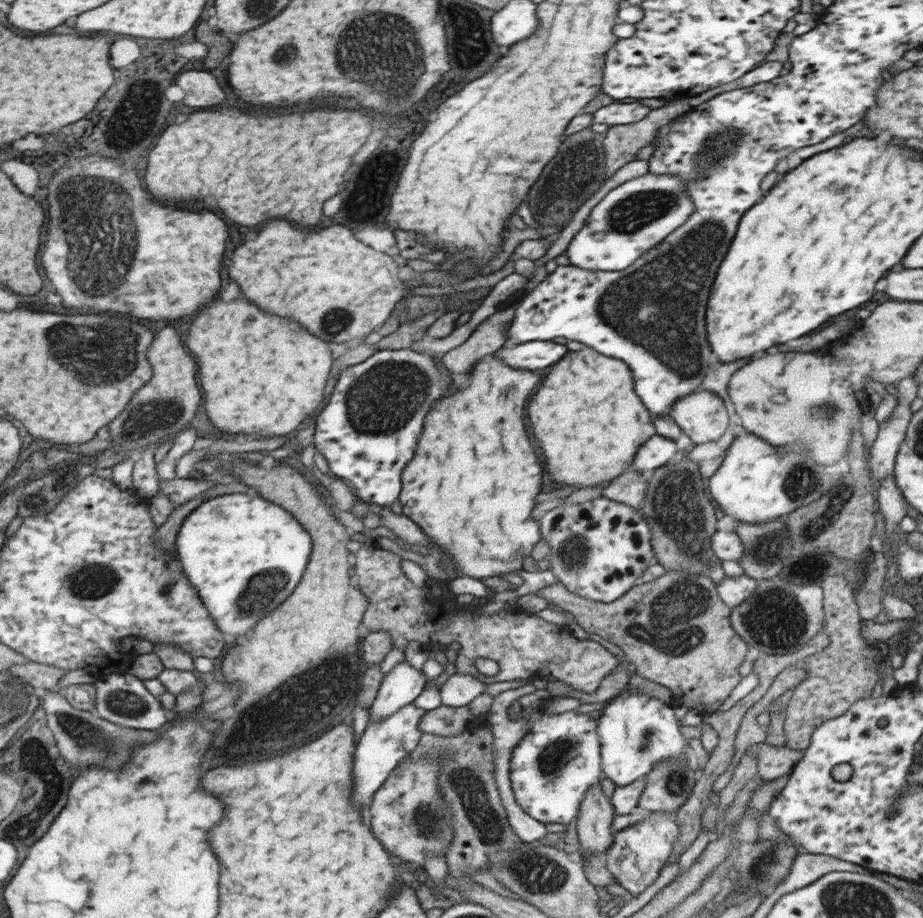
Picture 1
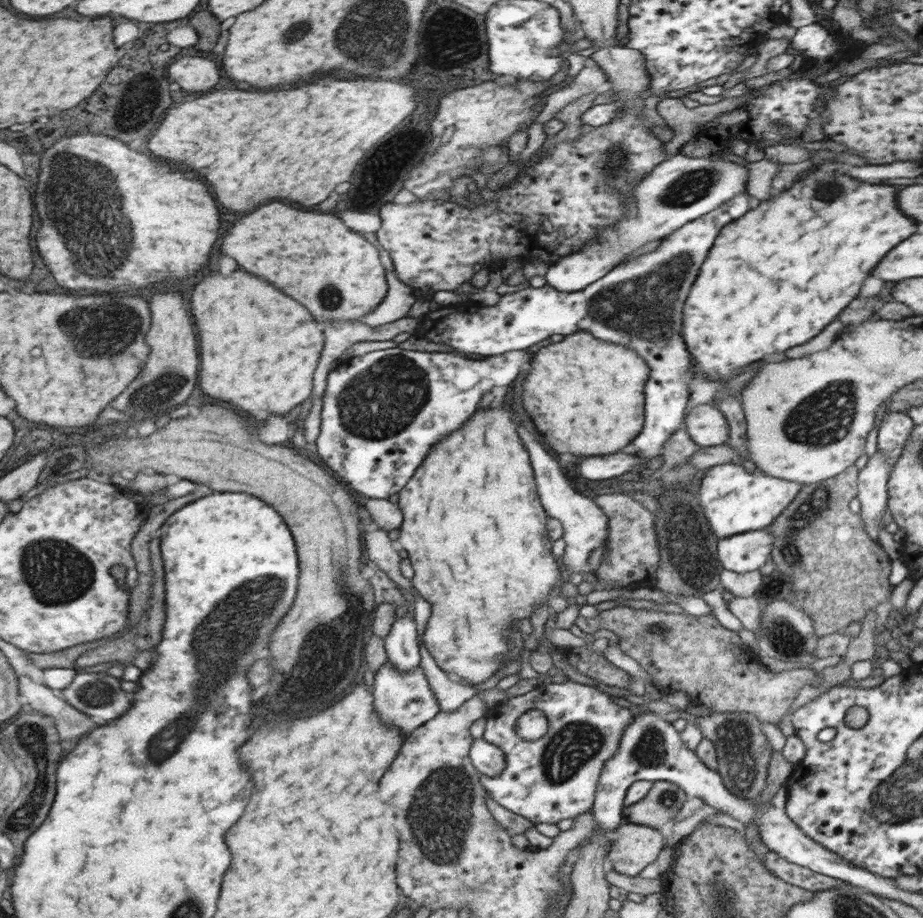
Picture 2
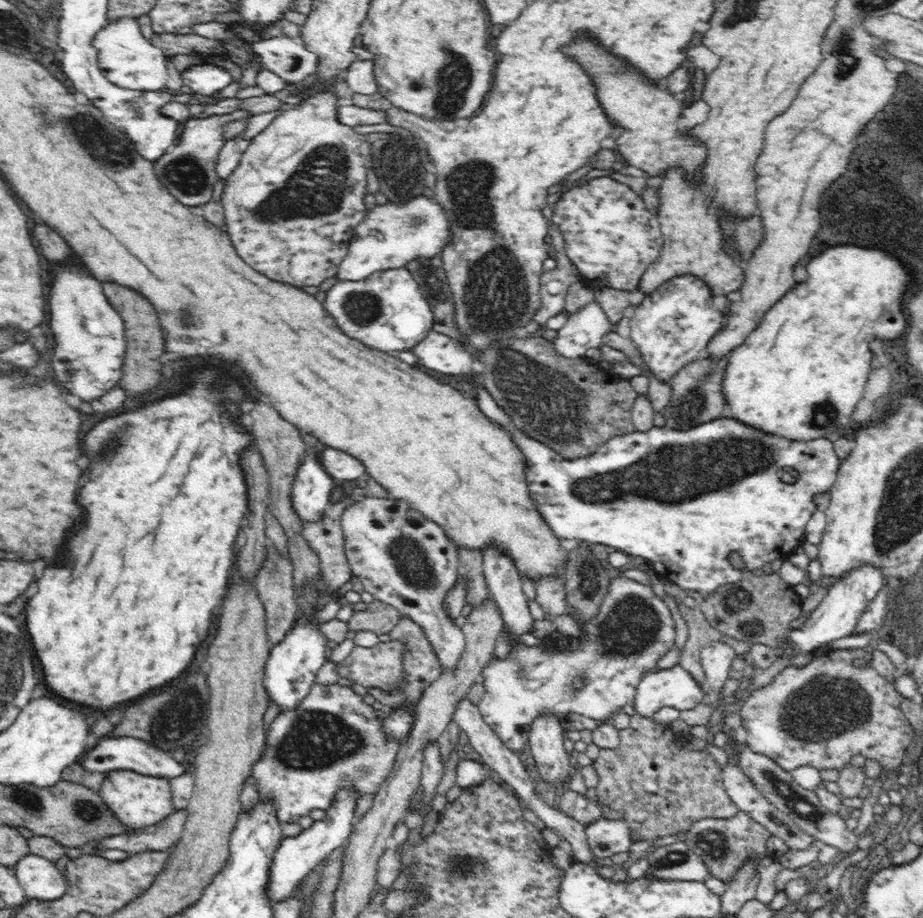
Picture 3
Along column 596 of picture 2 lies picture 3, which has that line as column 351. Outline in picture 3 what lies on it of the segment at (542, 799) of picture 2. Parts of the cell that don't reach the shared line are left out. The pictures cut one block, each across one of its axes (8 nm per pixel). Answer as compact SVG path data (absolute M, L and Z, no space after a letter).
M315 682L310 686L310 694L307 694L306 698L298 704L295 710L280 710L266 733L267 749L264 754L261 754L258 762L254 762L251 774L254 777L255 796L258 796L258 801L272 801L275 804L275 814L277 814L281 825L299 823L301 818L310 814L310 811L314 809L326 811L332 805L333 798L337 796L337 790L342 787L352 789L356 793L356 800L368 793L376 794L378 786L389 776L390 771L393 769L398 754L399 742L393 740L393 738L387 738L381 731L382 721L376 717L374 710L372 705L364 702L362 696L354 693L350 687L344 687L338 685L338 683L324 685Z

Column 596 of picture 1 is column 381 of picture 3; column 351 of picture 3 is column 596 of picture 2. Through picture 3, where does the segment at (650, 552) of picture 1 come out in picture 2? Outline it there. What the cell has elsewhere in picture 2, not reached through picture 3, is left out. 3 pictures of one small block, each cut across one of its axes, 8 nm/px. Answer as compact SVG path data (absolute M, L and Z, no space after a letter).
M518 428L518 434L522 438L522 444L530 452L530 462L534 468L538 494L542 500L542 506L550 518L558 518L563 526L562 540L566 543L563 564L572 571L596 574L602 565L602 557L606 557L606 537L608 537L608 518L602 512L602 508L588 496L582 496L576 492L564 474L560 474L560 466L550 456L550 452L544 450L542 442L534 438L526 428Z

